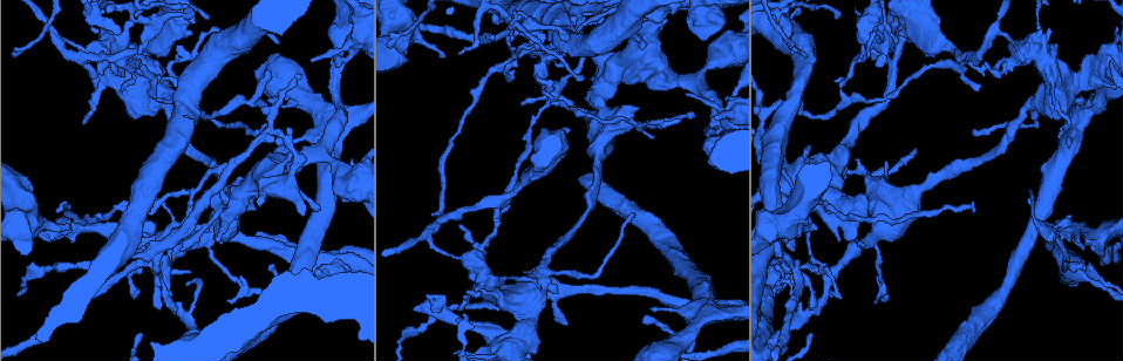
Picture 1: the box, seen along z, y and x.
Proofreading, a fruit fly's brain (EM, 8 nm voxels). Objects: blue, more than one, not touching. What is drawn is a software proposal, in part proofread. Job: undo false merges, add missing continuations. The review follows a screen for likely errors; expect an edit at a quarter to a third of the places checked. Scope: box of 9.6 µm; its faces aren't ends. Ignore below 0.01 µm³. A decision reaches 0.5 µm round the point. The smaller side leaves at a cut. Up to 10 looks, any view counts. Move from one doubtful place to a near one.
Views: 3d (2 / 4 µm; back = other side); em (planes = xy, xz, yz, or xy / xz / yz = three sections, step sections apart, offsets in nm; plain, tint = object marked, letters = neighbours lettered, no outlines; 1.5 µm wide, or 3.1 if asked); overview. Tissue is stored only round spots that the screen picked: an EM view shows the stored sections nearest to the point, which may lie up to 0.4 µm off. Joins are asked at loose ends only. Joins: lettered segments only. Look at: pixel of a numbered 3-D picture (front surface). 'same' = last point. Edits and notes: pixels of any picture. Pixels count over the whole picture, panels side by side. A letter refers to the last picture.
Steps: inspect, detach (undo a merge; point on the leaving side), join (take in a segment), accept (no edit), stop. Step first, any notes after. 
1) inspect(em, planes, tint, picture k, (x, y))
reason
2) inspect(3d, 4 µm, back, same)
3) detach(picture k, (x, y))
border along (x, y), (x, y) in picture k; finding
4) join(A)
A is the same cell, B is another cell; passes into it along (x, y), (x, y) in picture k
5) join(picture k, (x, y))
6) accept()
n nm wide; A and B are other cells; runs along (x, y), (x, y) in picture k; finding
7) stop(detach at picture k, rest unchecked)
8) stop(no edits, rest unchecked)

inspect(3d, 4 µm, picture 1, (1031, 192))

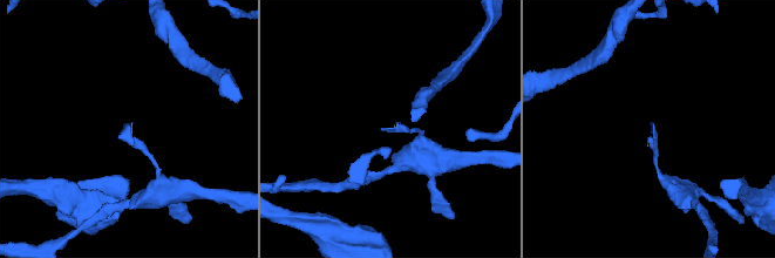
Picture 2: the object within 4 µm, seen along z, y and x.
inspect(em, planes, letters, picture 2, (127, 124))
now the EM

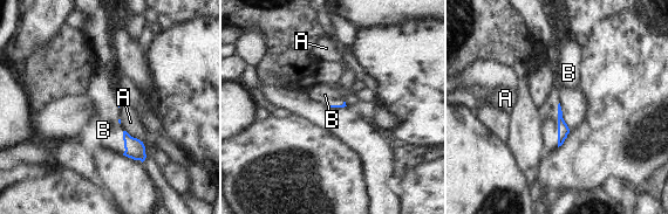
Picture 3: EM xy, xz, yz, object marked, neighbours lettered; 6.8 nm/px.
join(B)
B is the same cell, A is another cell; passes into it along (563, 129), (558, 125), (549, 112) in picture 3; it goes on there

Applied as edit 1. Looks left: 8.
inspect(3d, 2 µm, back, picture 1, (253, 102))
a narrow waist

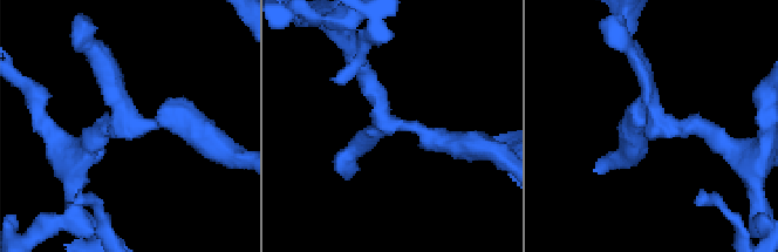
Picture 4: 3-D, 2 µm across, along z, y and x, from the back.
inspect(em, planes, letters, picture 4, (656, 124))

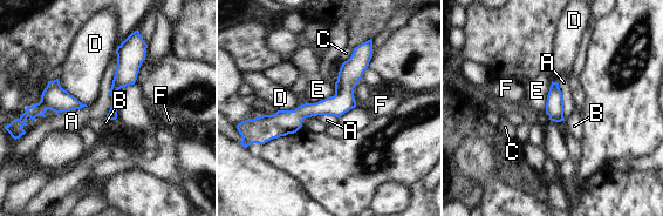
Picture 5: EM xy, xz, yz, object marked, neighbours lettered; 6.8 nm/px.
accept()
A touches over 460 nm; A, B, C, D, E and F are other cells; runs along (369, 47), (329, 106), (261, 122) in picture 5; one cell here

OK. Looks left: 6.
inspect(3d, 4 µm, picture 1, (69, 229))
tapers out

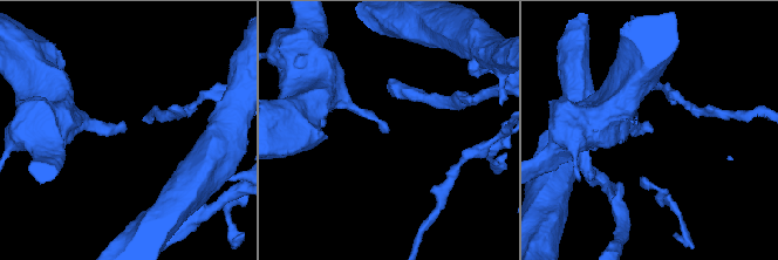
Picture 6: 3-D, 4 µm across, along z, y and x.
inspect(em, planes, letters, picture 6, (386, 133))

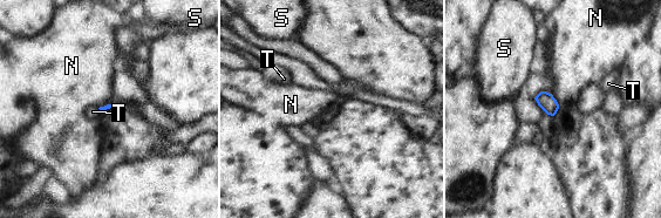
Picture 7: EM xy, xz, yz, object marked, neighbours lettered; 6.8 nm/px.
accept()
N touches over 120 nm; N, S and T are other cells; none of them fits

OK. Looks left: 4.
inspect(em, xy, step 4, tint, picture 1, (777, 11))
a narrow waist

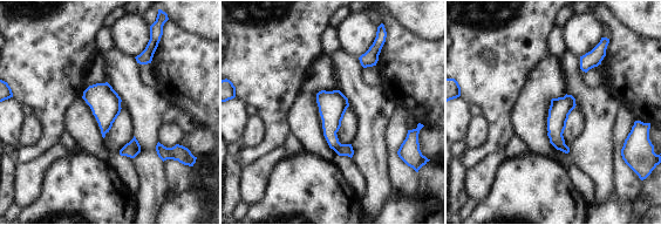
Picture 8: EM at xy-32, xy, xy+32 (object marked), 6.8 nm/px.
inspect(em, planes, tint, same)

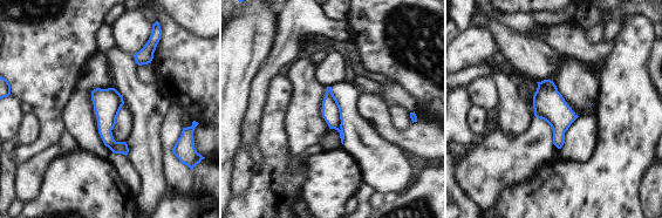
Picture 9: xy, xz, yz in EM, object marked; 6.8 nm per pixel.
inspect(em, planes, letters, same)
what lies round it

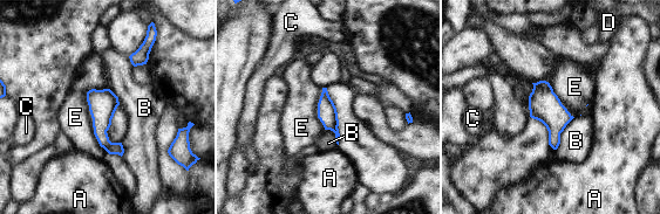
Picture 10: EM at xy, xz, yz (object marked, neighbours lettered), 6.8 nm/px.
accept()
E touches over 460 nm; A, B, C, D and E are other cells; border along (92, 88), (93, 133), (108, 152) in picture 10; one cell here

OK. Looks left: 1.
stop(join at picture 3, rest unchecked)

